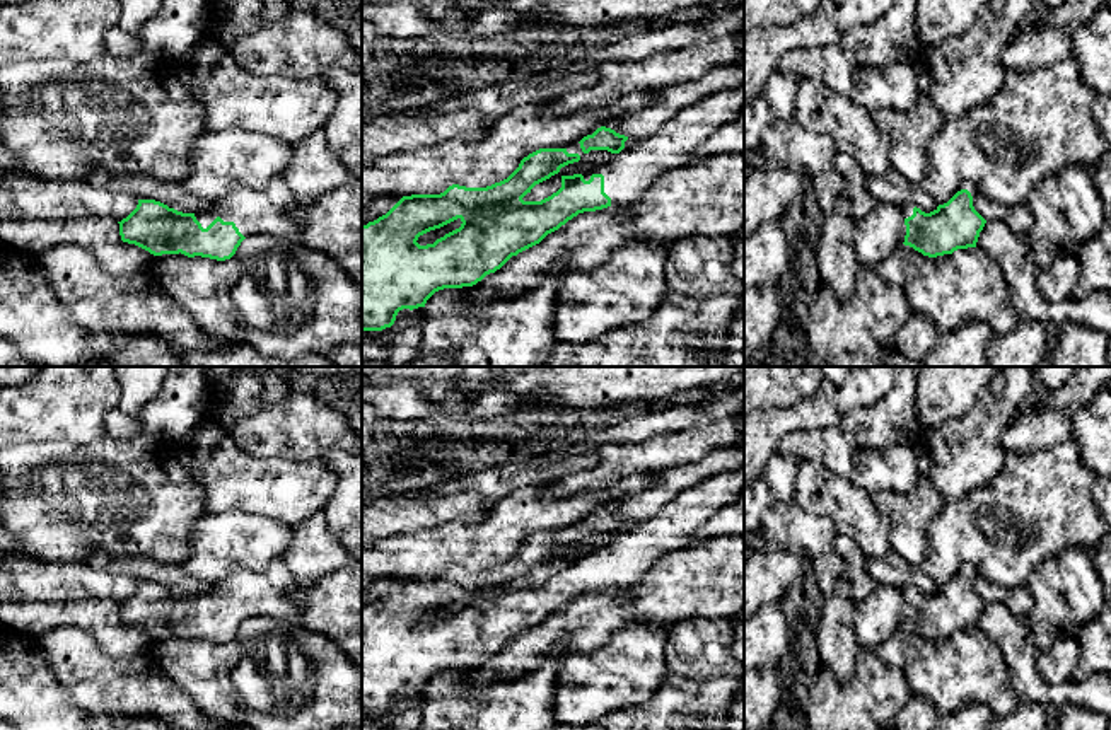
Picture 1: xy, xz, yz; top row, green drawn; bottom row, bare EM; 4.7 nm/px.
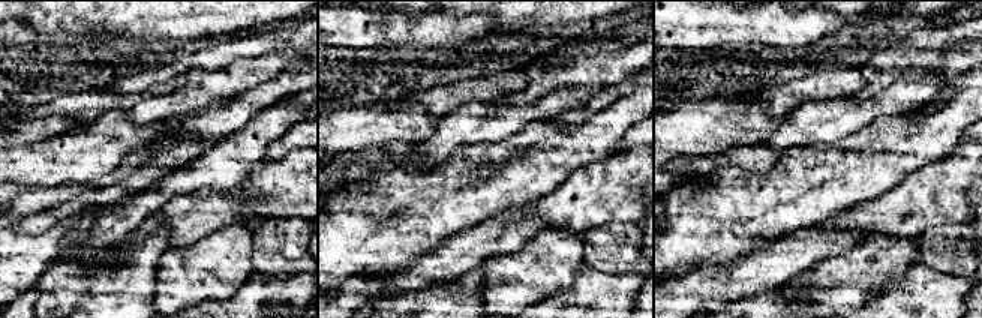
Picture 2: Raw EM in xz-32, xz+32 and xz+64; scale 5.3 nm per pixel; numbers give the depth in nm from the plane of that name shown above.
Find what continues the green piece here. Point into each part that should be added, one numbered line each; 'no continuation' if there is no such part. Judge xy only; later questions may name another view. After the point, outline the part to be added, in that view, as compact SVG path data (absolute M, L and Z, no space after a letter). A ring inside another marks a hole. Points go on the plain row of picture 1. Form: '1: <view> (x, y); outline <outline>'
1: xy (267, 592); outline M276 558L265 571L234 570L210 592L196 594L195 599L203 611L220 599L224 604L234 604L244 619L270 616L283 623L300 624L300 609L290 595L294 585L295 580L283 558Z

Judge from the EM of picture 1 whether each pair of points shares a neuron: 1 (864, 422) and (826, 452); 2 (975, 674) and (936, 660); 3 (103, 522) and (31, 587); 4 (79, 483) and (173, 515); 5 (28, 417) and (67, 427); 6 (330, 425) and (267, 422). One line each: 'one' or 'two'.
1: one
2: one
3: two
4: one
5: one
6: one

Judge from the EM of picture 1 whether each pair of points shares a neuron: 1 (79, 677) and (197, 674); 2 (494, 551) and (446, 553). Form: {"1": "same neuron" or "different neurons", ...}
{"1": "different neurons", "2": "same neuron"}

